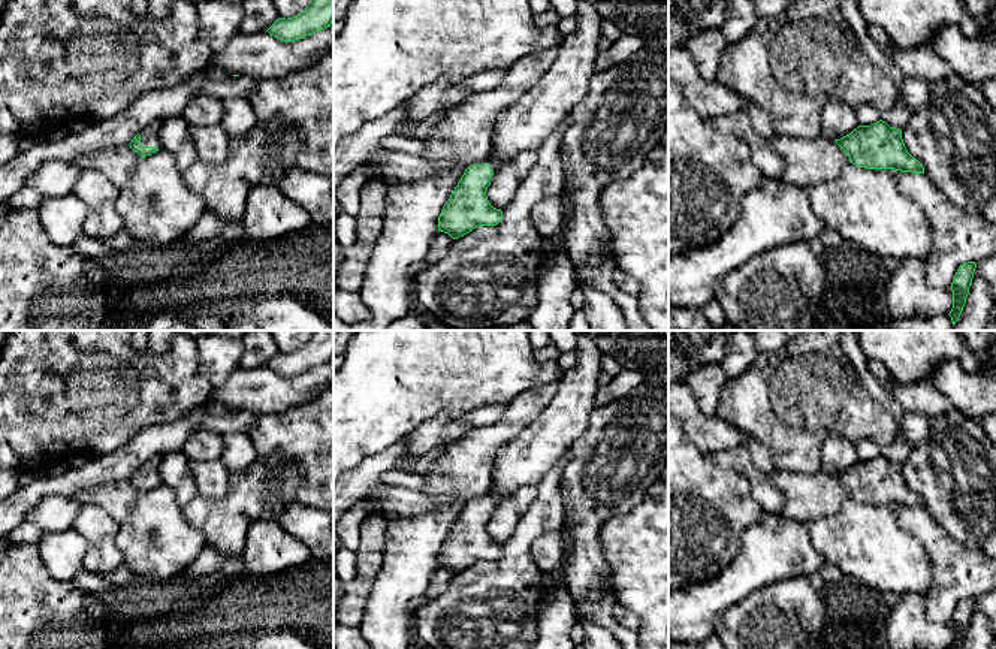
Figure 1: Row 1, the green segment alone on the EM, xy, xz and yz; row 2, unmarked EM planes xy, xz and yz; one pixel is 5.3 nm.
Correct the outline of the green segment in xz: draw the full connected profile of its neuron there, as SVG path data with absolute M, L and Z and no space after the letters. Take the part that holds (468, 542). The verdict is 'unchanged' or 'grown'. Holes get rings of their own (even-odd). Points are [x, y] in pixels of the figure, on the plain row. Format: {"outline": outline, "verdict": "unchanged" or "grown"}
{"outline": "M492 492L465 504L438 552L438 567L458 574L479 561L497 561L502 546L488 535L486 526L497 507Z", "verdict": "grown"}

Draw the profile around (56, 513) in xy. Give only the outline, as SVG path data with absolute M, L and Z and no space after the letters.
M51 495L30 508L25 519L42 532L63 532L73 528L81 507L73 496Z

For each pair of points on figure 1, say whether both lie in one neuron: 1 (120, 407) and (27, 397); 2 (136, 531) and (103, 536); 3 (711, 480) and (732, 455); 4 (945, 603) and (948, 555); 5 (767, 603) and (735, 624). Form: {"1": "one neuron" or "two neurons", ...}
{"1": "one neuron", "2": "two neurons", "3": "two neurons", "4": "one neuron", "5": "one neuron"}

